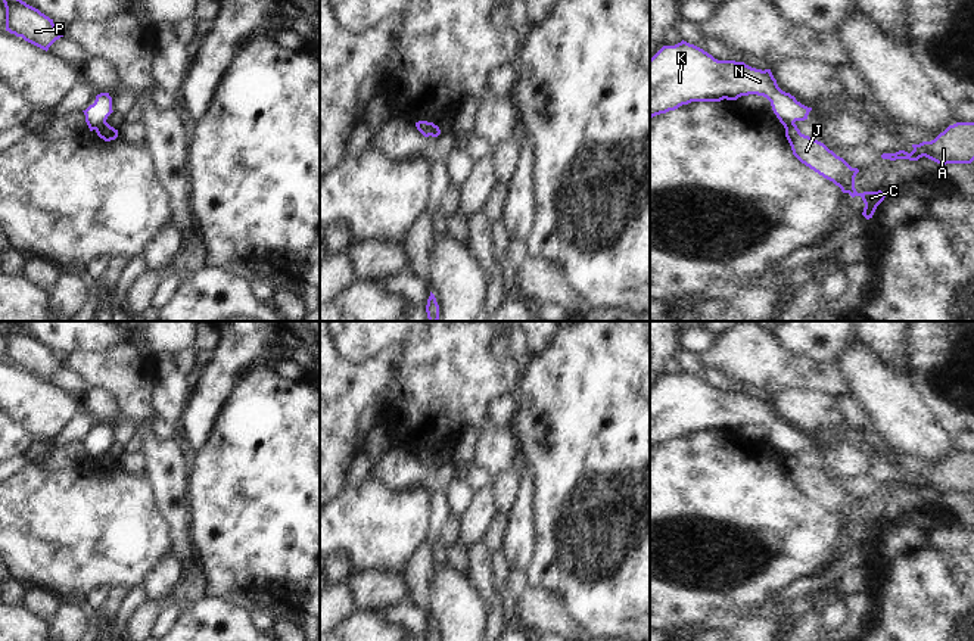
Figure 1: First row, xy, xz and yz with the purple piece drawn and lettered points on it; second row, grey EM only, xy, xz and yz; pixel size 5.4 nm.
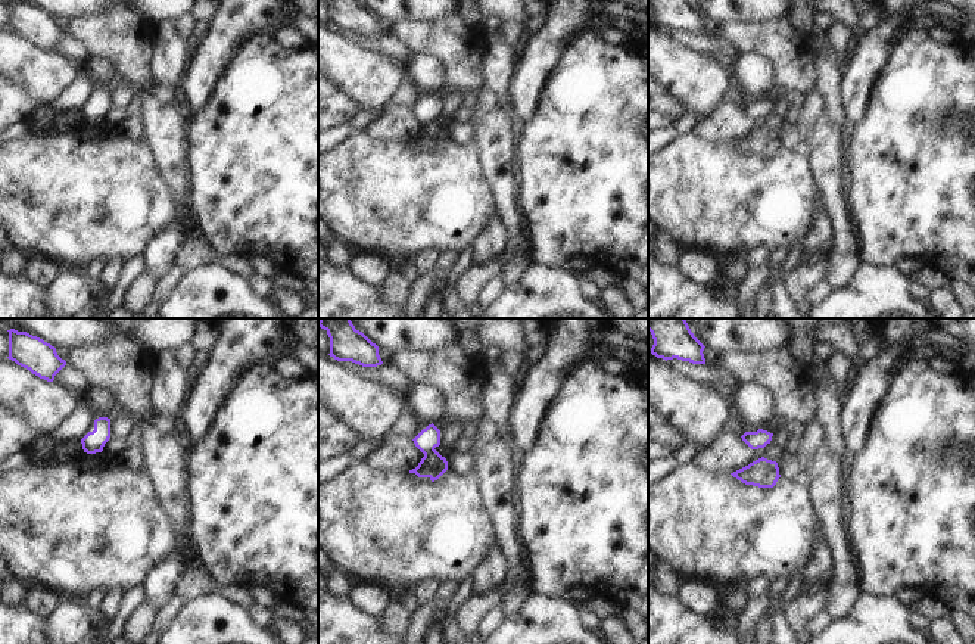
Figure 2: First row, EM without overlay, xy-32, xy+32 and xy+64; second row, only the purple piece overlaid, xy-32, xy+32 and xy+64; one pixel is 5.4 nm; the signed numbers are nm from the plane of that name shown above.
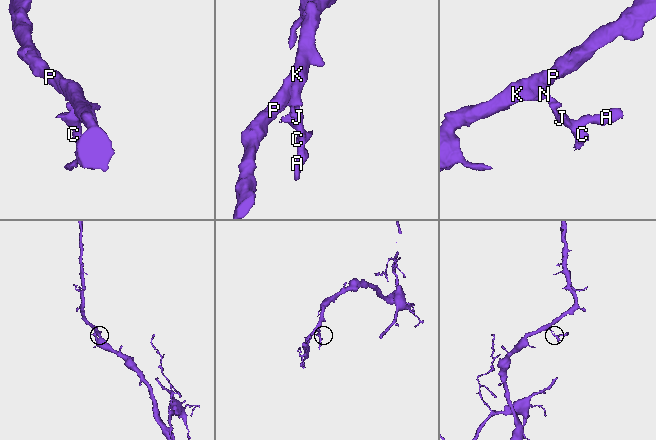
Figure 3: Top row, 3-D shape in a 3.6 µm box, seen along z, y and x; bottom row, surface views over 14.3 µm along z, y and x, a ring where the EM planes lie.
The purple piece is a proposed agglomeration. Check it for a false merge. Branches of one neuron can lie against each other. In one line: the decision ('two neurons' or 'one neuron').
two neurons

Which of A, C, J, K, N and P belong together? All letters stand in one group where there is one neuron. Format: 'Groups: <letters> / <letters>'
Groups: A C J / K N P.

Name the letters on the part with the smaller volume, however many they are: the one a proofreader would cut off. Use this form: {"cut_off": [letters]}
{"cut_off": ["A", "C", "J"]}

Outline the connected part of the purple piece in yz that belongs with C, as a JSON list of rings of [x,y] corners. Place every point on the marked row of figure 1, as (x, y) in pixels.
[[[794,122],[785,124],[784,128],[793,155],[802,164],[838,186],[843,193],[849,193],[852,197],[861,196],[865,203],[862,215],[866,220],[872,218],[877,206],[884,200],[886,193],[881,190],[858,193],[855,189],[858,168],[852,168],[824,143],[802,134]]]

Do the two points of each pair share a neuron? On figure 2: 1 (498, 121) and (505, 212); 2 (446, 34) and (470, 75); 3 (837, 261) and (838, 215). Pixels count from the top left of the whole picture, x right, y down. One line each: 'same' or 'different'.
1: same
2: same
3: same

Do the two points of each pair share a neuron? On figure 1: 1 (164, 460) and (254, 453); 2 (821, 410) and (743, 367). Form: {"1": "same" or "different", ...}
{"1": "different", "2": "different"}

